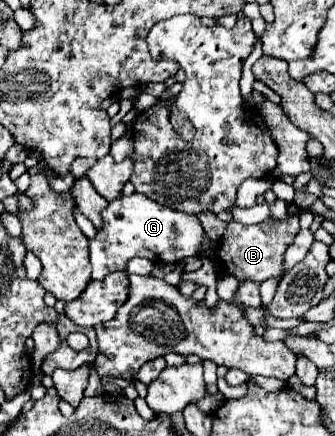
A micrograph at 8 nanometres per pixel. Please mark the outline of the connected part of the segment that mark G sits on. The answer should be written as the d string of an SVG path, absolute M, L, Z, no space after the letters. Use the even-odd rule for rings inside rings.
M134 193L130 197L120 195L102 213L104 225L98 229L96 237L90 239L90 263L92 279L102 281L112 271L124 271L128 259L146 257L154 263L178 263L186 257L198 255L200 243L206 239L206 233L196 215L180 213L158 205L146 195Z

